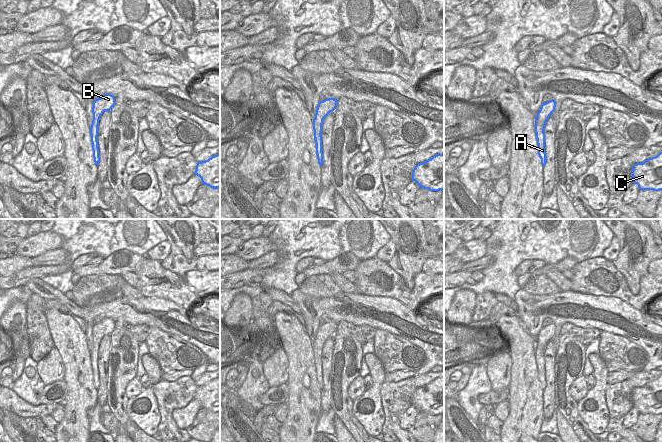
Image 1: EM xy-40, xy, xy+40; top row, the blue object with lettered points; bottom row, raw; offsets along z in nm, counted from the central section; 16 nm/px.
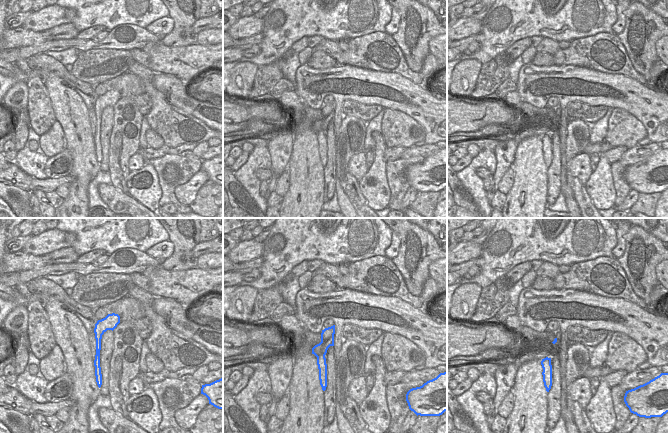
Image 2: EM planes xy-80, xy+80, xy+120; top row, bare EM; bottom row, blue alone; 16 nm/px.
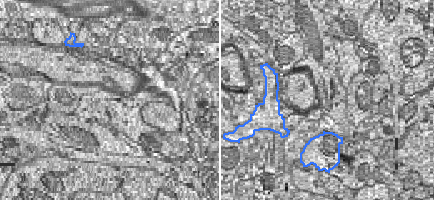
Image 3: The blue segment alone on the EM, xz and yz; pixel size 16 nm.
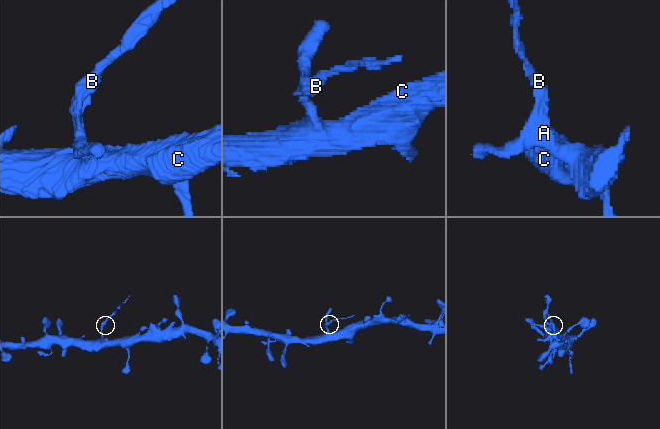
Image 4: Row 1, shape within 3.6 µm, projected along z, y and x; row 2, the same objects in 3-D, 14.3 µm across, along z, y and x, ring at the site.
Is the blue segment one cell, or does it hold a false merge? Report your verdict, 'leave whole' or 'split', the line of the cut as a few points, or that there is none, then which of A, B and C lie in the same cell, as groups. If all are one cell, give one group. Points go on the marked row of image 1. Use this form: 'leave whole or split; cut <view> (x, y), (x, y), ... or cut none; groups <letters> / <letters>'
split; cut xy+40 (535, 118), (545, 123); groups A C / B

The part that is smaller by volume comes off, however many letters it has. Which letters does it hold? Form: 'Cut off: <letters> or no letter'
Cut off: B

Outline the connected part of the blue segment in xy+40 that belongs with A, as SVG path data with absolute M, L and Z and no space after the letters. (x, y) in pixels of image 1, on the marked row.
M535 119L535 133L538 144L538 155L541 159L541 164L544 166L546 164L546 153L545 153L545 129L546 123L543 120L539 121Z

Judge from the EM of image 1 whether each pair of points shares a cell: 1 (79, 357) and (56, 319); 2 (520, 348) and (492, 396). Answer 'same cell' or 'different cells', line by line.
1: same cell
2: different cells

